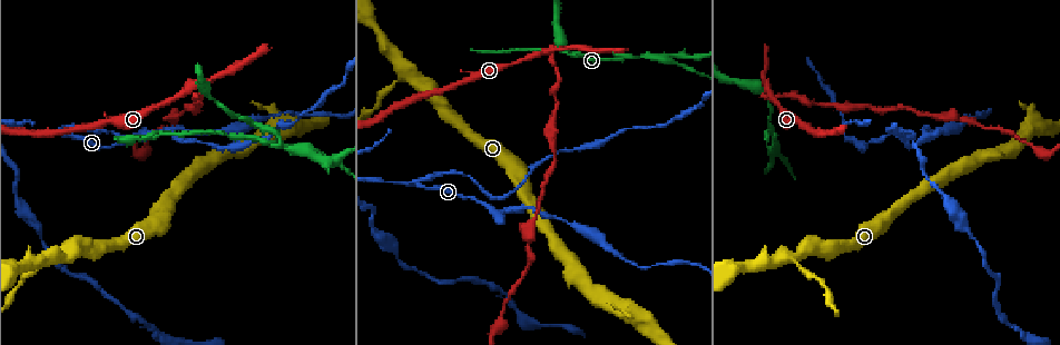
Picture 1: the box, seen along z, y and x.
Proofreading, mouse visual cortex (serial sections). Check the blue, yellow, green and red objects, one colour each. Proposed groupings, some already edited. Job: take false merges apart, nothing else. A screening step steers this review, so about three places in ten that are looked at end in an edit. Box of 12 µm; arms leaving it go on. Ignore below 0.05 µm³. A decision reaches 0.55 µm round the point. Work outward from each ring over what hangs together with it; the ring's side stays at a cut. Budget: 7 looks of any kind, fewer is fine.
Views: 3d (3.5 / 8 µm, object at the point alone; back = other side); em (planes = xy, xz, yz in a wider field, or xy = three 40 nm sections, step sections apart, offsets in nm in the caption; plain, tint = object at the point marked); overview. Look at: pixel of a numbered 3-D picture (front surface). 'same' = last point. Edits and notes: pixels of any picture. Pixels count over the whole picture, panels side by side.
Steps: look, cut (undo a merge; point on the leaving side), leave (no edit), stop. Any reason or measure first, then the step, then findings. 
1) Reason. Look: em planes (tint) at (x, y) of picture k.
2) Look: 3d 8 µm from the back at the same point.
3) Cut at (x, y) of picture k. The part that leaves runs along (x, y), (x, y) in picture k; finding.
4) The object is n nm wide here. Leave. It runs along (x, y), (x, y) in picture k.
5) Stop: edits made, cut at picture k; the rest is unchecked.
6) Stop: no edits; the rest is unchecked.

Look: 3d 3.5 µm at (544, 50) of picture 1.

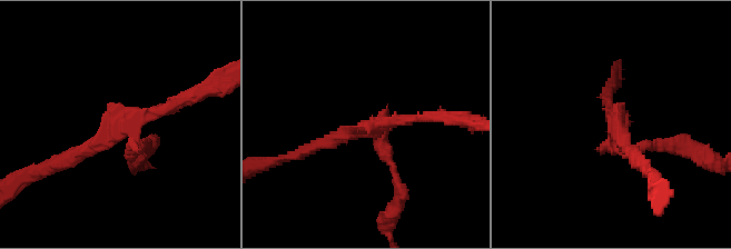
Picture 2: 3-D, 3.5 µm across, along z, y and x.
3 arms meet here; the arms are 150, 150, 200 nm wide; need the tissue. Look: em xy step 3 (tint) at (118, 130) of picture 2.

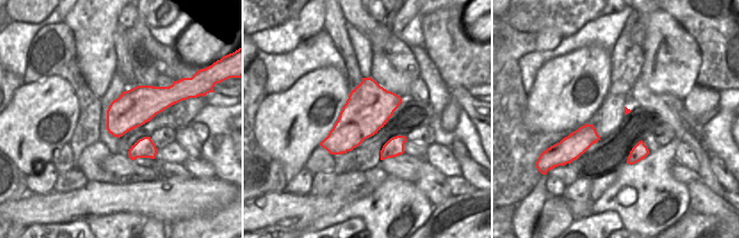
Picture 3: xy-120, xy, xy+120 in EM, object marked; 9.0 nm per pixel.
Cut at (648, 146) of picture 2. Two cells meet here.

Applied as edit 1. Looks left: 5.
Look: 3d 3.5 µm at (416, 185) of picture 1.

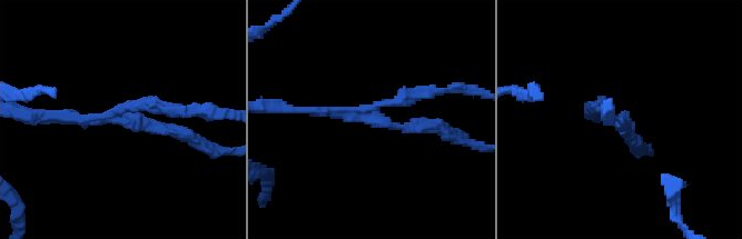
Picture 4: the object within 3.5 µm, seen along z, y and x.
3 arms meet here; the arms are 100, 150, 150 nm wide; now the EM. Look: em planes (plain) at (370, 116) of picture 4.

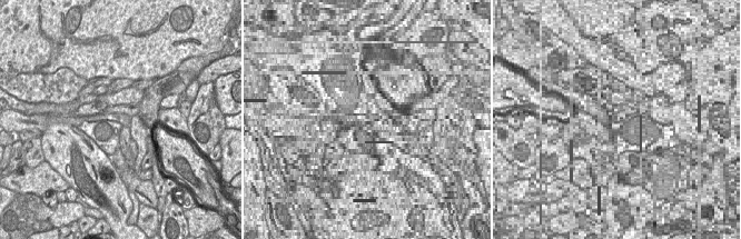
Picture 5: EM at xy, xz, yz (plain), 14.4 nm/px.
Where the object lies. Look: em planes (tint) at the same point.

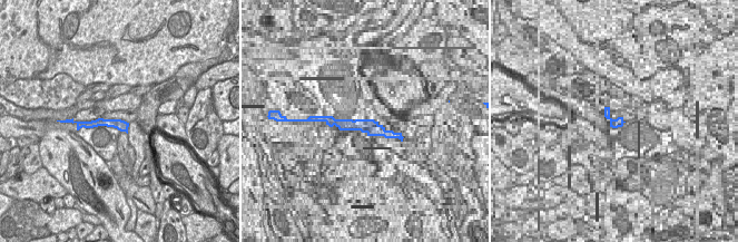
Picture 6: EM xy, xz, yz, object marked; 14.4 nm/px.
Cut at (403, 101) of picture 4. A border runs along (90, 122), (82, 125) in picture 6; a second cell is stuck on.

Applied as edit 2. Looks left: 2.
Stop: edits made, cut at picture 2, cut at picture 4; the rest is unchecked.

